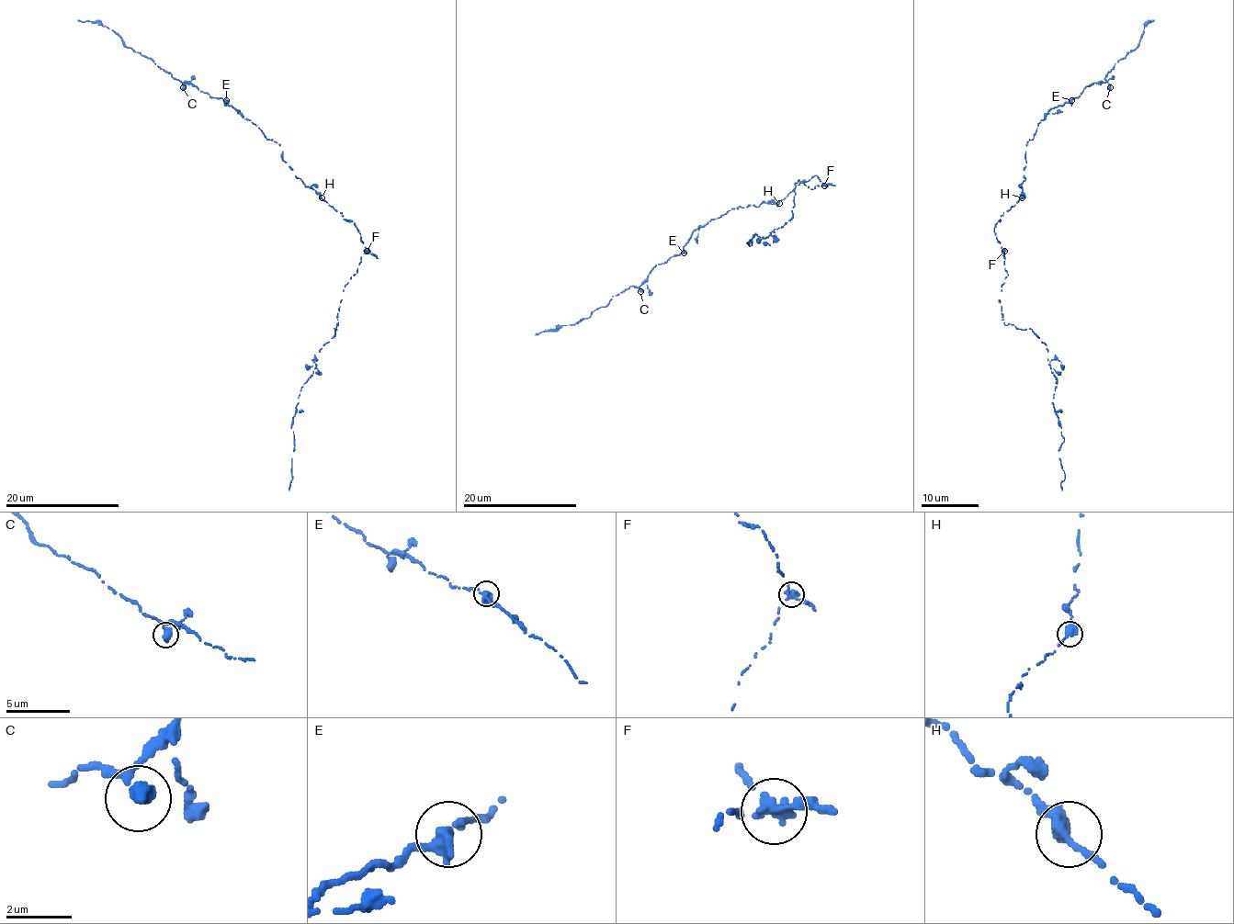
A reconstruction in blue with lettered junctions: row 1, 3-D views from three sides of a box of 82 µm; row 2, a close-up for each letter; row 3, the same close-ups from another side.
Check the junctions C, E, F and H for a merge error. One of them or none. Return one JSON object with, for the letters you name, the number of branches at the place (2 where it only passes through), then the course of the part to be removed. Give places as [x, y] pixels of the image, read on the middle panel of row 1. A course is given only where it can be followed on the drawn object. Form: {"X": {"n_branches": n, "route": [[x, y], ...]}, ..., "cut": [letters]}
{"F": {"n_branches": 2, "route": [[824, 185], [795, 183], [792, 217], [762, 239], [754, 234], [752, 245], [751, 240], [751, 245], [746, 242]]}, "cut": ["F"]}

